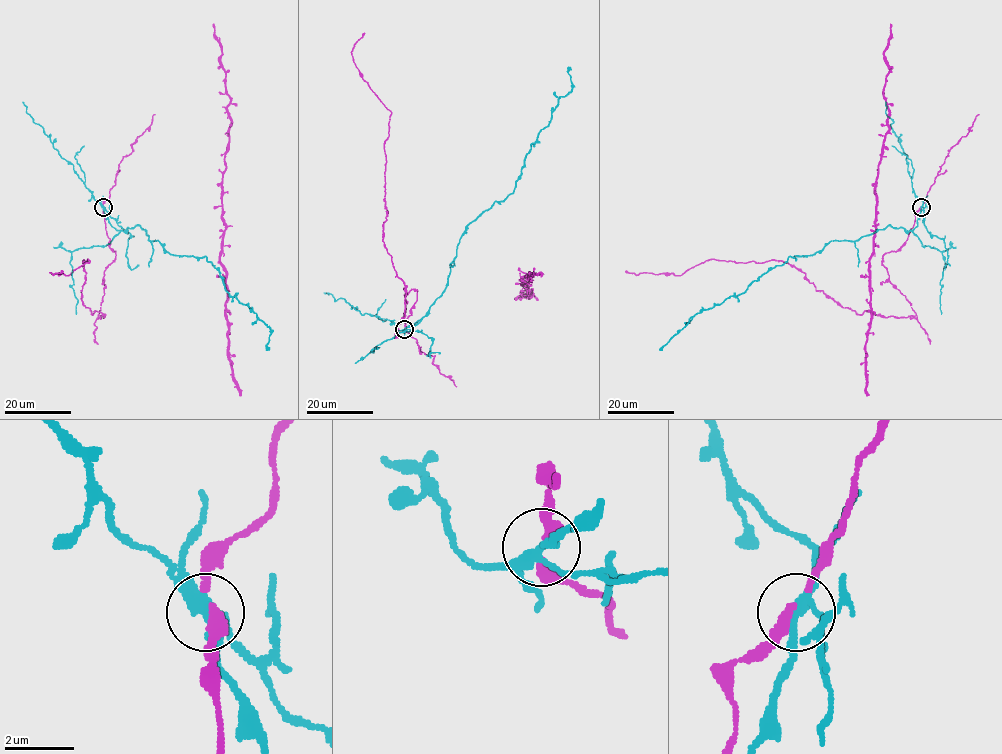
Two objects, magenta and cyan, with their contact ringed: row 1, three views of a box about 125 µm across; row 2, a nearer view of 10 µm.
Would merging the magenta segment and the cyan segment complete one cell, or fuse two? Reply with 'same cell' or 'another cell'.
another cell

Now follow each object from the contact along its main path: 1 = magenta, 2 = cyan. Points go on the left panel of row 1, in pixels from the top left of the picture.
1: (103, 207), (115, 252), (104, 272), (103, 317), (81, 301), (90, 261), (69, 275), (50, 273), (62, 270)
2: (103, 207), (120, 230), (138, 225), (170, 254), (205, 257), (229, 294), (269, 327), (267, 349)

